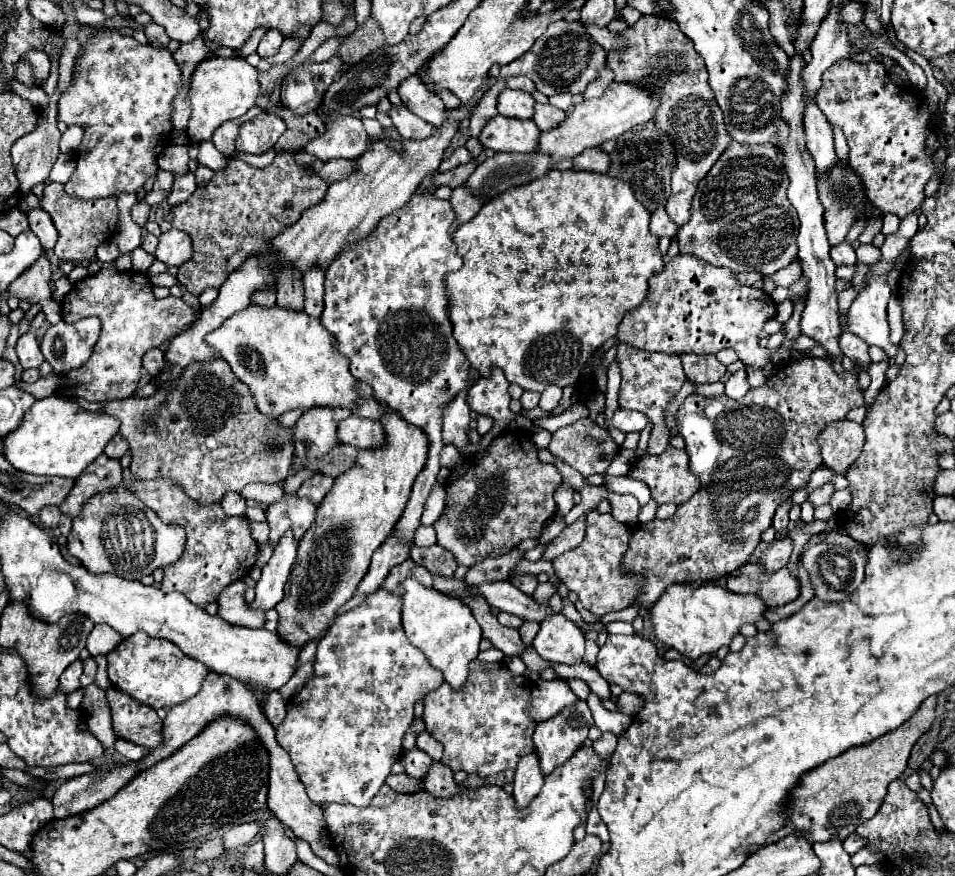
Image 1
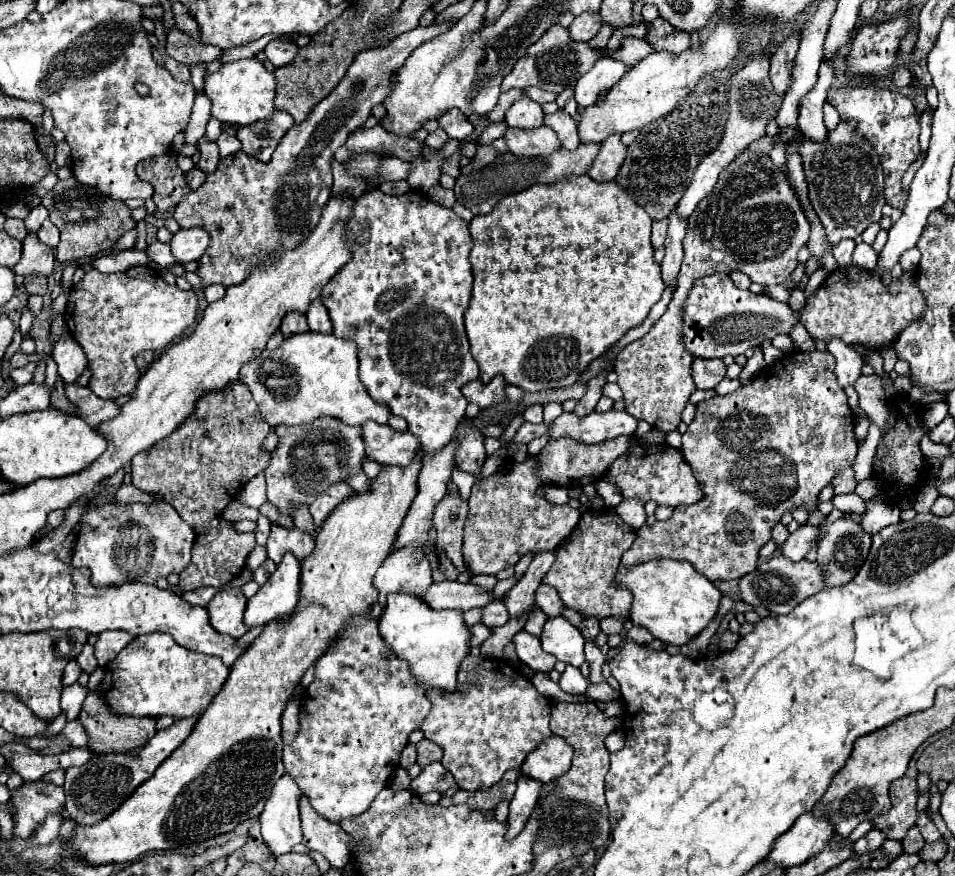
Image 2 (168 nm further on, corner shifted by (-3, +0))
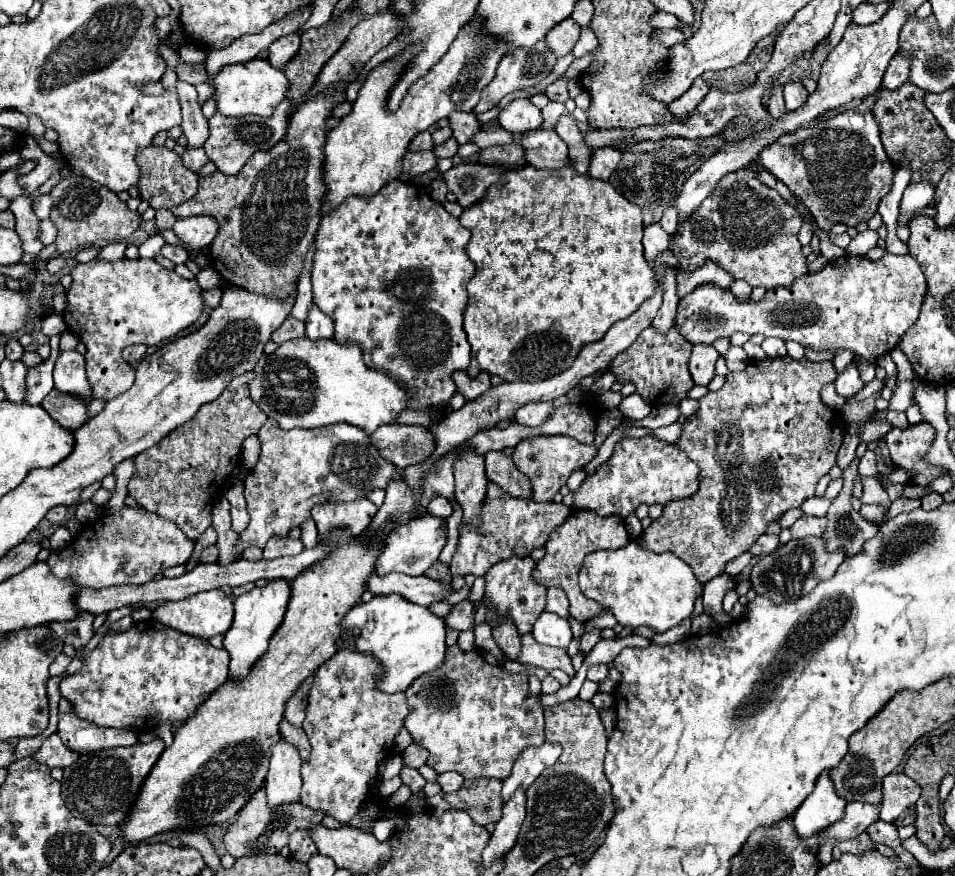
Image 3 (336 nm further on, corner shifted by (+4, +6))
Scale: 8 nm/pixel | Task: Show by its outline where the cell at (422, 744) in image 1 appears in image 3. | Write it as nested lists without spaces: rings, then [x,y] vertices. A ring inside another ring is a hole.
[[[409,744],[407,750],[403,752],[403,764],[405,766],[411,766],[411,768],[419,768],[427,762],[427,756],[429,756],[429,750],[427,748],[421,748],[419,744]]]

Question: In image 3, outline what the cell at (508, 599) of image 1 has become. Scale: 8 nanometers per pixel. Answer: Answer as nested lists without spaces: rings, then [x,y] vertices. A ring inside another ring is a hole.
[[[375,572],[367,580],[367,590],[371,590],[375,596],[381,594],[401,594],[405,600],[421,606],[431,606],[435,602],[445,600],[451,592],[453,586],[431,580],[427,576],[405,576],[405,574],[387,574],[387,576],[377,576]]]

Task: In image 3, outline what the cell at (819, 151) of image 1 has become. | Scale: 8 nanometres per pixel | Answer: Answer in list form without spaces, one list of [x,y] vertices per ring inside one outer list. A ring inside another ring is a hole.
[[[787,82],[785,88],[783,88],[783,94],[785,94],[787,110],[801,108],[809,98],[809,94],[807,94],[807,90],[805,90],[805,86],[801,82]]]

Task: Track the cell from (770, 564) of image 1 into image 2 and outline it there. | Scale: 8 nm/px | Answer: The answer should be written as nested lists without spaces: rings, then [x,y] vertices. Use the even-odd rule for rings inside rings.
[[[810,524],[800,526],[800,528],[798,528],[794,534],[790,534],[788,540],[784,542],[782,554],[784,554],[786,558],[790,558],[790,560],[802,560],[802,558],[806,558],[808,550],[810,550],[810,548],[816,544],[816,540],[818,540],[818,534],[820,534],[818,526],[810,526]]]

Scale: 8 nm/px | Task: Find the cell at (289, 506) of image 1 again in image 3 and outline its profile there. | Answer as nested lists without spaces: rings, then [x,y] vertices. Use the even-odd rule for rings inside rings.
[[[289,536],[273,538],[273,540],[269,540],[269,544],[263,550],[265,552],[263,558],[271,560],[271,558],[281,558],[281,556],[297,556],[303,550],[305,550],[305,546],[301,544],[301,540],[293,540]]]

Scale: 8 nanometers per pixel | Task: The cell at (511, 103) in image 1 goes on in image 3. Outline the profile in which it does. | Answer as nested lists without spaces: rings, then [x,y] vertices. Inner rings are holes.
[[[515,98],[499,112],[499,124],[511,134],[521,134],[527,130],[541,128],[543,116],[541,110],[531,104],[529,98]]]

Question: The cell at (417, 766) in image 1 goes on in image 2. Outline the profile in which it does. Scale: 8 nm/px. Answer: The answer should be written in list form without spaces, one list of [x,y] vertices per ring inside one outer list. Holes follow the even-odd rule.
[[[434,762],[432,766],[424,768],[418,778],[412,780],[410,790],[414,794],[424,794],[424,792],[430,792],[430,790],[436,790],[436,792],[444,794],[454,784],[456,784],[454,776],[448,770],[444,770],[444,766],[440,762]]]

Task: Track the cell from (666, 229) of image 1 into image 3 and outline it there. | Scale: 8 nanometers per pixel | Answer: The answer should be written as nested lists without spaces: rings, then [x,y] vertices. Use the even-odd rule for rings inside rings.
[[[659,222],[645,226],[645,236],[643,236],[645,258],[647,258],[649,262],[653,262],[653,258],[655,258],[659,252],[663,252],[663,250],[669,248],[669,240],[671,240],[671,236],[661,228]]]

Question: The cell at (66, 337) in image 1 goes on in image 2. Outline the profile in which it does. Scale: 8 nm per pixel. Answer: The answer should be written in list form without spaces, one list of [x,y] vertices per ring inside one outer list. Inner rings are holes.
[[[74,338],[56,342],[54,352],[52,352],[52,358],[56,360],[58,374],[62,376],[62,380],[66,384],[74,384],[82,376],[86,364],[88,364],[82,346]]]

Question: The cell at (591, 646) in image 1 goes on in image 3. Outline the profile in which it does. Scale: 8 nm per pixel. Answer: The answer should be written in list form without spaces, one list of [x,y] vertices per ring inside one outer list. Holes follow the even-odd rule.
[[[523,634],[521,636],[521,656],[517,660],[521,664],[539,666],[539,668],[545,668],[545,670],[561,668],[569,676],[574,676],[575,674],[573,664],[571,664],[571,658],[567,656],[567,652],[563,648],[543,646],[543,644],[535,642],[535,638],[531,634]]]

